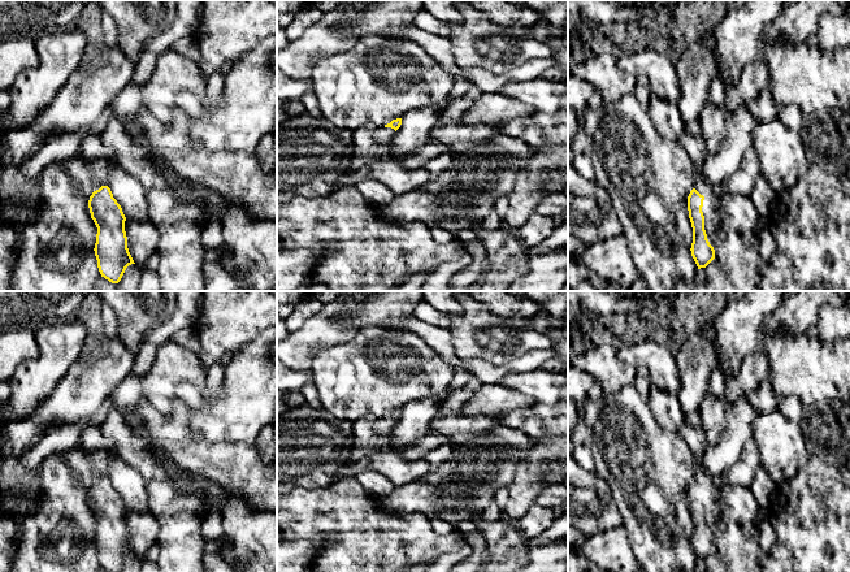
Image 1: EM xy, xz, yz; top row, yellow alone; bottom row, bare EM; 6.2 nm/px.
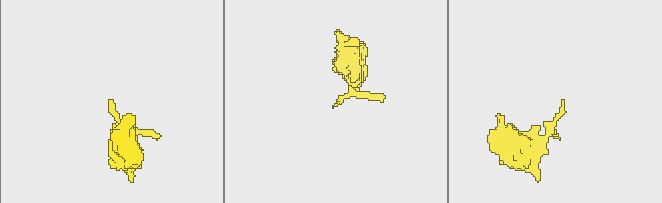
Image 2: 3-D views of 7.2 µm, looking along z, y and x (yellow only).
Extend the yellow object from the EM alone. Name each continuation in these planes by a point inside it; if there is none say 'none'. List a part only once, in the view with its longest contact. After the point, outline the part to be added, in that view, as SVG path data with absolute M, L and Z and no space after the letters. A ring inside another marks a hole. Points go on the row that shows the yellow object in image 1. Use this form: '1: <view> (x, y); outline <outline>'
1: yz (712, 212); outline M703 162L695 164L694 188L704 196L702 212L704 216L704 230L710 244L715 248L717 233L721 229L723 209L720 200L725 192L724 186L711 185L702 174Z

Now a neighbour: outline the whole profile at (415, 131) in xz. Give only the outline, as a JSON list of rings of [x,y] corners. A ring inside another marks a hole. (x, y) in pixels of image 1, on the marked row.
[[[439,105],[409,110],[402,117],[402,125],[389,143],[389,157],[404,157],[424,147],[431,138],[431,130],[438,121]]]

